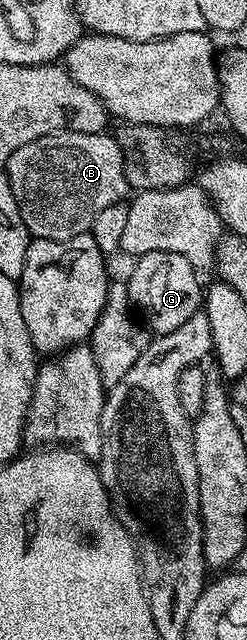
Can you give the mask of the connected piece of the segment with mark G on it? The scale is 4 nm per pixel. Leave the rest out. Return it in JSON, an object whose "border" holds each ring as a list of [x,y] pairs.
{"border":[[[149,252],[138,255],[136,262],[139,263],[132,268],[131,278],[126,279],[127,291],[132,307],[156,335],[181,328],[189,316],[201,309],[201,286],[199,290],[199,278],[195,275],[198,273],[185,256],[177,256],[177,252]]]}

